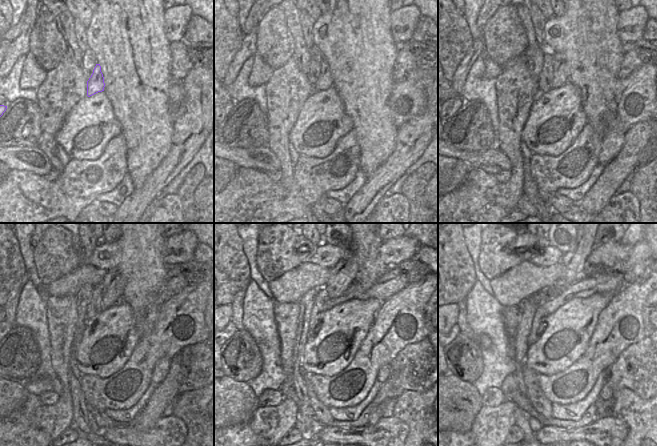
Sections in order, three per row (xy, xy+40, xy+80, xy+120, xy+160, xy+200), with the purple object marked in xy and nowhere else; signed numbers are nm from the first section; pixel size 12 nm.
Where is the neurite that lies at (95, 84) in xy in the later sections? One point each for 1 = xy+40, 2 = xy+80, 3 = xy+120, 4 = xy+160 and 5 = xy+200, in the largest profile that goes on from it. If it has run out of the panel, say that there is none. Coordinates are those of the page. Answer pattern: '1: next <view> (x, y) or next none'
1: next xy+40 (324, 81)
2: next xy+80 (555, 64)
3: next xy+120 (114, 281)
4: next xy+160 (343, 274)
5: next xy+200 (575, 264)

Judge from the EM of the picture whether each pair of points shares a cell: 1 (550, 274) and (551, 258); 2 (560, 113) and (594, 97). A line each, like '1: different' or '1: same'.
1: different
2: different

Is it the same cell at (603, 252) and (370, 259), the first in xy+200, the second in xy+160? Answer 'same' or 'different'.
different

